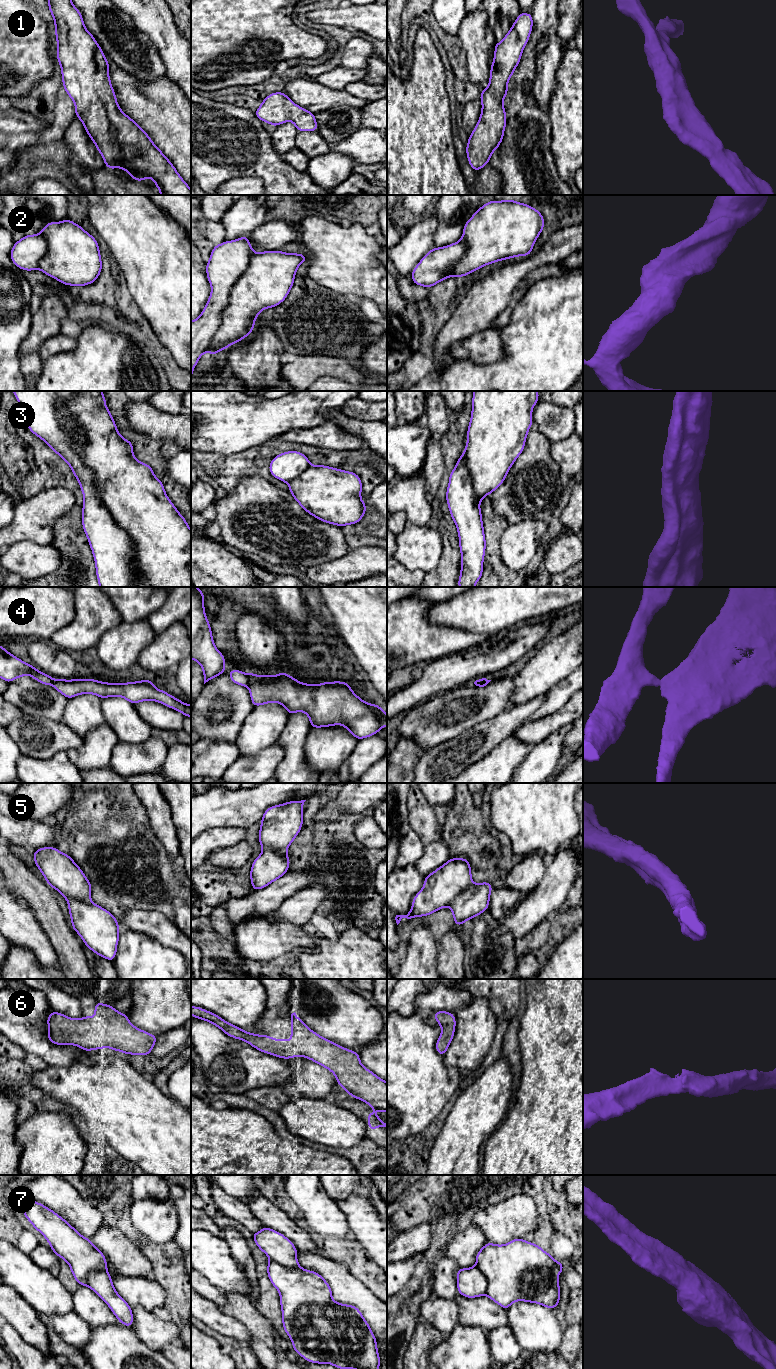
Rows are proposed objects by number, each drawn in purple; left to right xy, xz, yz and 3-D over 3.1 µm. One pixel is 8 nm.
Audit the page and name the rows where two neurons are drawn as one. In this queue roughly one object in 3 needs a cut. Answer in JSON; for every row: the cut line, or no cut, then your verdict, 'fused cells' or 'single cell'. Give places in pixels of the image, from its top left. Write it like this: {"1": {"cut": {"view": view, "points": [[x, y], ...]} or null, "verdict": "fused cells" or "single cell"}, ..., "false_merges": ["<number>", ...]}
{"1": {"cut": null, "verdict": "single cell"}, "2": {"cut": null, "verdict": "single cell"}, "3": {"cut": null, "verdict": "single cell"}, "4": {"cut": {"view": "xz", "points": [[249, 674], [249, 680], [246, 685]]}, "verdict": "fused cells"}, "5": {"cut": null, "verdict": "single cell"}, "6": {"cut": null, "verdict": "single cell"}, "7": {"cut": null, "verdict": "single cell"}, "false_merges": ["4"]}

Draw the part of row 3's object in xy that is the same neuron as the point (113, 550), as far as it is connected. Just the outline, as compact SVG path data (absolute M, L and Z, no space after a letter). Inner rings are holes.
M12 391L22 411L29 430L42 439L56 454L70 466L80 484L84 496L82 508L82 527L87 536L95 560L99 587L191 587L191 529L186 519L168 498L164 485L153 473L153 468L138 461L133 454L133 443L123 438L117 429L111 412L106 407L102 391Z

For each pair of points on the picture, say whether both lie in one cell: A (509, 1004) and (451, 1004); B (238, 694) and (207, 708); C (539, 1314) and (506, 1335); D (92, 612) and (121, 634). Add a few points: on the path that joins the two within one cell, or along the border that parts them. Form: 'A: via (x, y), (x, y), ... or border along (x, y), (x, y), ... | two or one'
A: border along (469, 992), (473, 997), (484, 997), (497, 1019) | two
B: via (230, 702), (220, 708), (215, 708) | one
C: via (532, 1324), (519, 1338), (519, 1343), (516, 1344) | one
D: border along (122, 621), (108, 629), (96, 644) | two

